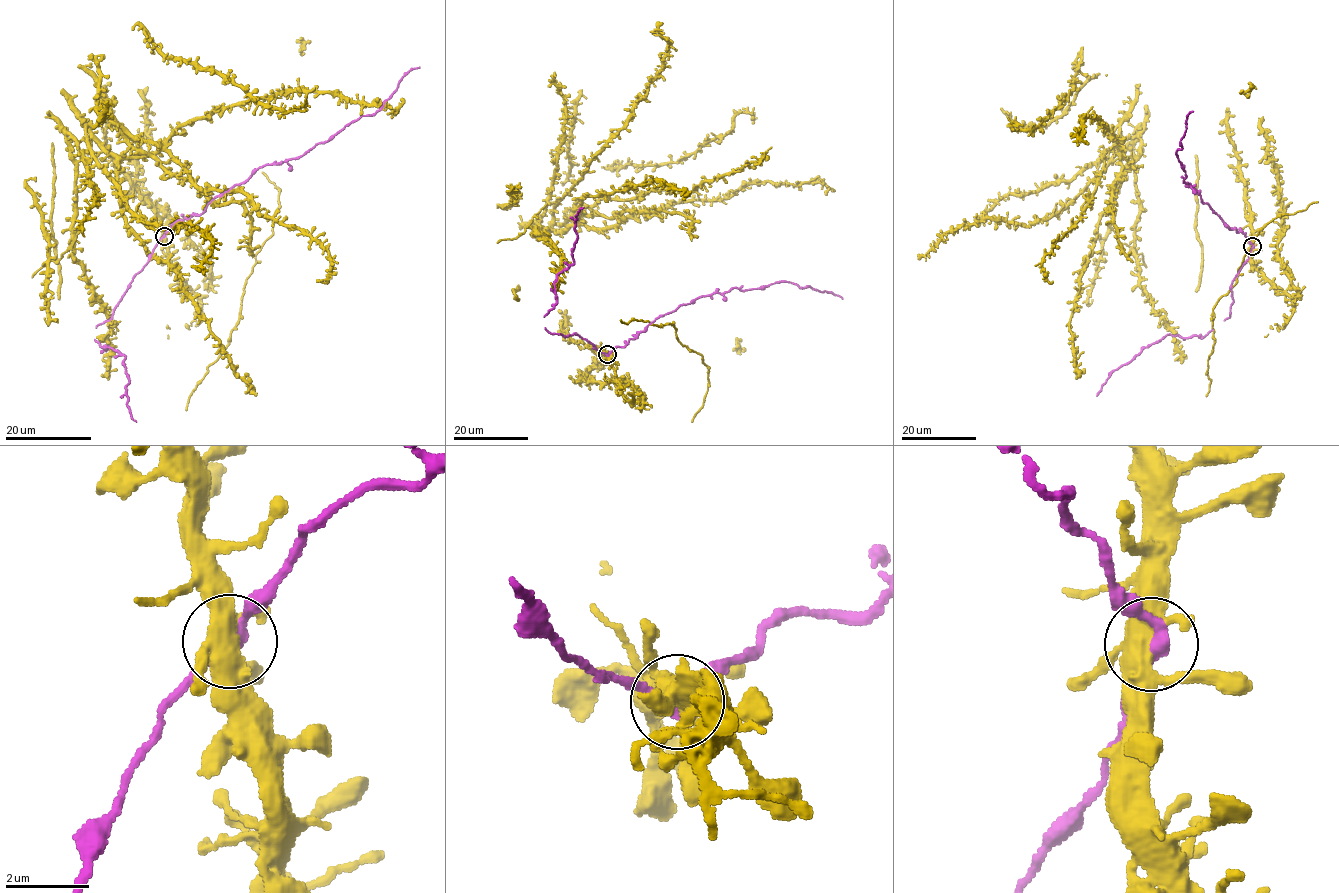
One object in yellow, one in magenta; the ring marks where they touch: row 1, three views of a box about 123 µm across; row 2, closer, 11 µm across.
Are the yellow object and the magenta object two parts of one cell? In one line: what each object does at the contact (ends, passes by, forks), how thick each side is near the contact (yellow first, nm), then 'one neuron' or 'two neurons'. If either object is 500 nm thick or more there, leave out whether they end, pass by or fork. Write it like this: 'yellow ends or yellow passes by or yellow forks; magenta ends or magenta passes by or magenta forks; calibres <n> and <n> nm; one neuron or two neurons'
yellow forks; magenta passes by; calibres 460 and 320 nm; one neuron

